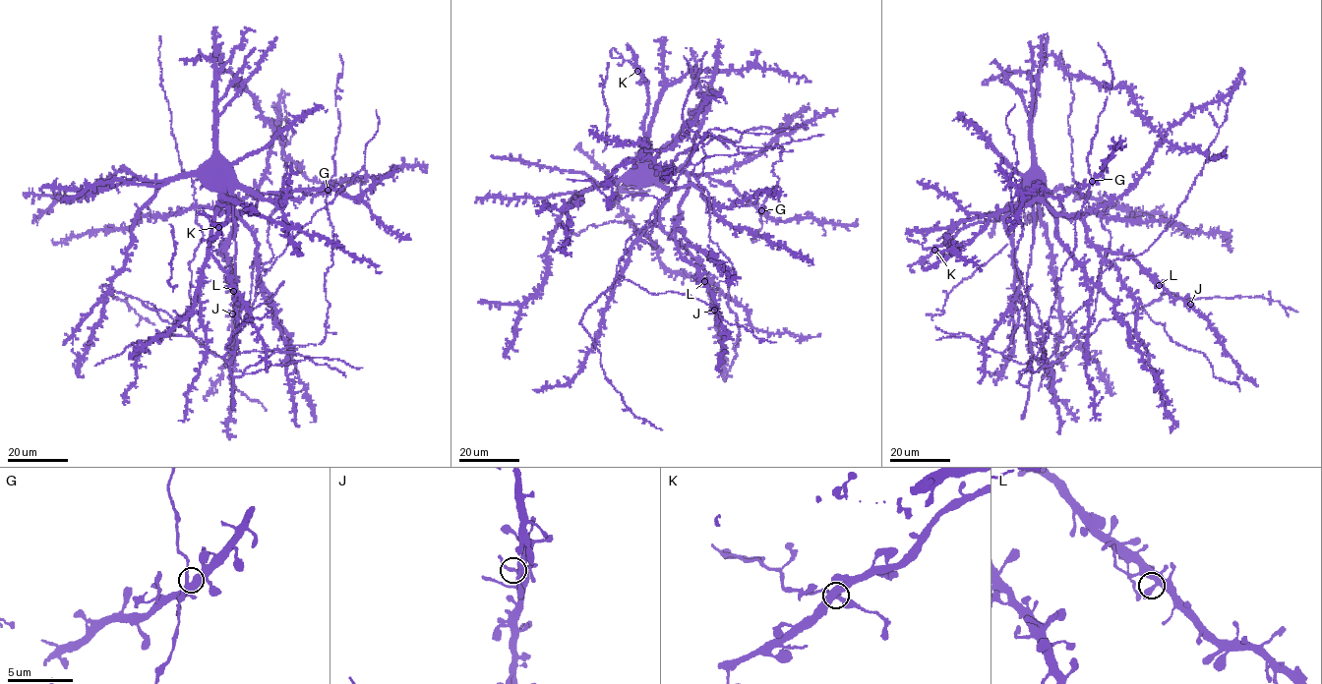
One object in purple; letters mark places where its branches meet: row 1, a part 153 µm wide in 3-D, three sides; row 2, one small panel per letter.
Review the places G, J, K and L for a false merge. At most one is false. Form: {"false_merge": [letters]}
{"false_merge": ["K"]}

